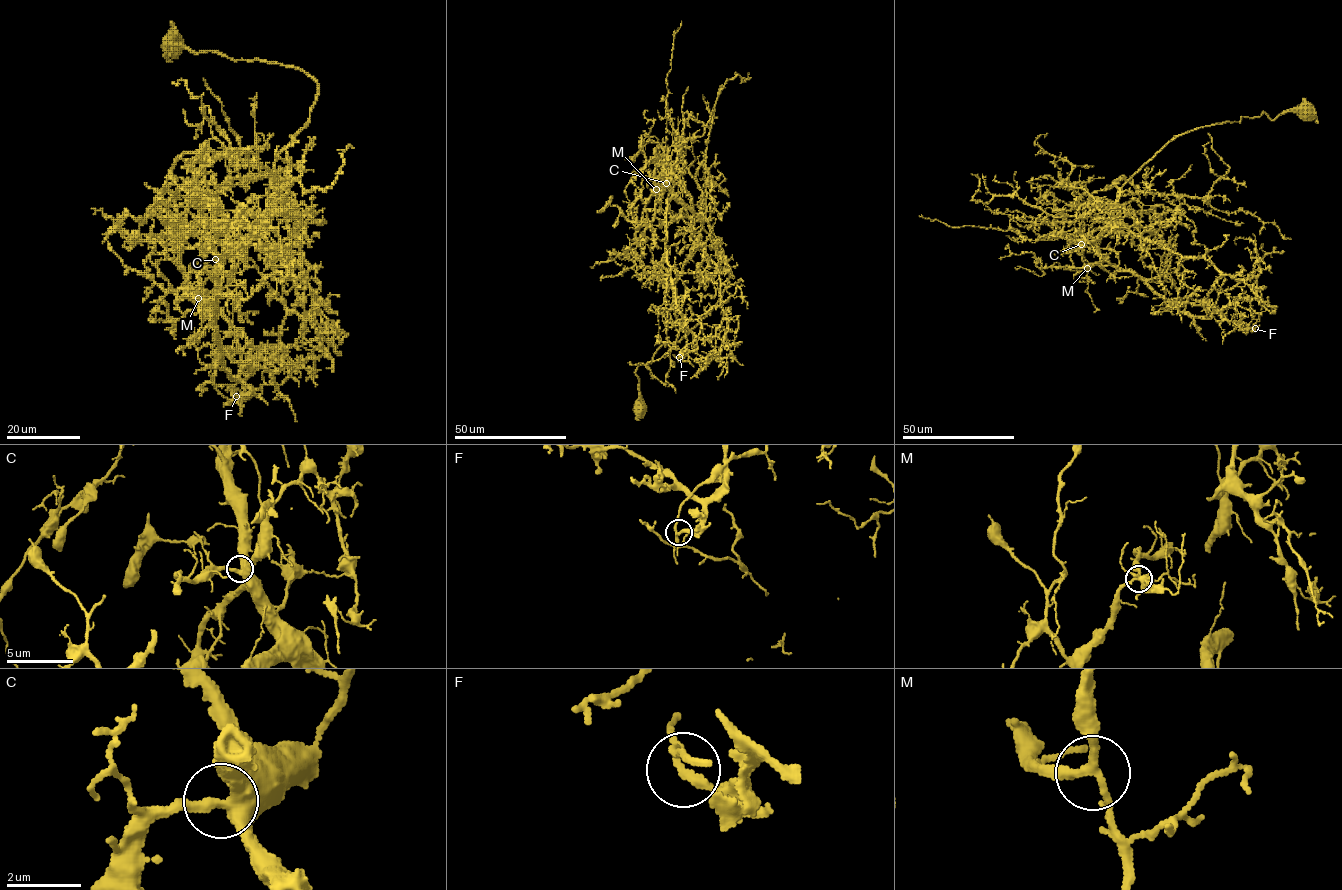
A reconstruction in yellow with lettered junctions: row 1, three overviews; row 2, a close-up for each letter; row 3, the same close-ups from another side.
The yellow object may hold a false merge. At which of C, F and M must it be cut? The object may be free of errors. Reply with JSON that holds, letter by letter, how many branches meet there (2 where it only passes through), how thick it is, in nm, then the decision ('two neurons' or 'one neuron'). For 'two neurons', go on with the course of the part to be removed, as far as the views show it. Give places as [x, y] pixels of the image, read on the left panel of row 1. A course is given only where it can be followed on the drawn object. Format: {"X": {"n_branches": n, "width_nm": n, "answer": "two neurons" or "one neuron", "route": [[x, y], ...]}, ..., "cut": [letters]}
{"C": {"n_branches": 3, "width_nm": 400, "answer": "one neuron"}, "F": {"n_branches": 3, "width_nm": 190, "answer": "two neurons", "route": [[236, 396], [242, 395], [238, 390], [206, 382], [201, 387], [202, 391]]}, "M": {"n_branches": 3, "width_nm": 220, "answer": "one neuron"}, "cut": ["F"]}

